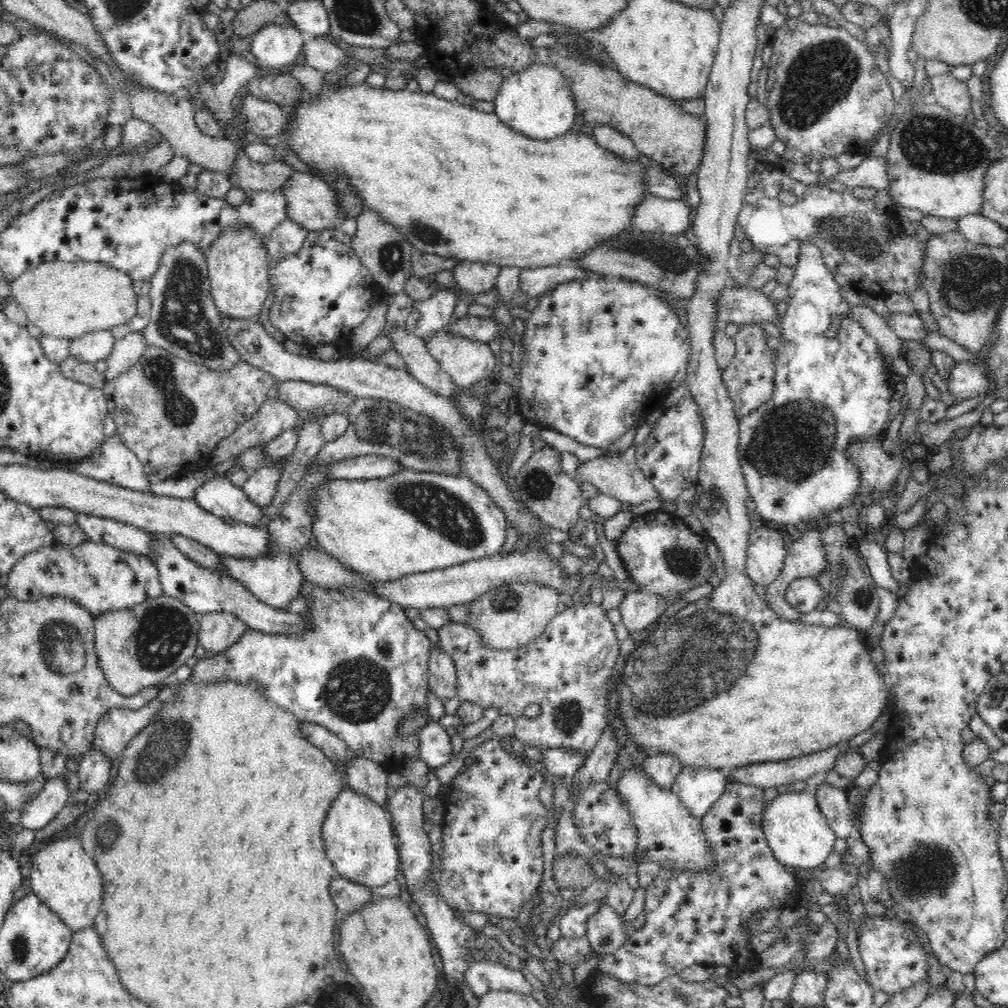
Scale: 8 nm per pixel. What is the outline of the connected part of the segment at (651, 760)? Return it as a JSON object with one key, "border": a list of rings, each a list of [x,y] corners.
{"border":[[[659,752],[655,755],[649,754],[641,766],[646,771],[646,775],[658,787],[668,789],[674,784],[675,778],[682,770],[680,759],[676,755],[666,752]]]}

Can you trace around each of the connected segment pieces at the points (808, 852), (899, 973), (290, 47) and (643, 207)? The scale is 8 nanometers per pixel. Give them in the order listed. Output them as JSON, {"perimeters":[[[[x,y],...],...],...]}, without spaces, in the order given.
{"perimeters":[[[[789,790],[766,804],[762,814],[762,828],[770,850],[790,870],[795,867],[813,869],[827,862],[837,837],[822,814],[814,794],[807,790]]],[[[868,916],[860,934],[858,950],[865,966],[867,981],[874,990],[891,995],[928,979],[926,952],[916,942],[916,935],[894,918]]],[[[266,24],[252,35],[251,52],[264,71],[283,72],[296,65],[305,34],[290,24]]],[[[651,194],[634,207],[637,216],[633,229],[674,236],[684,235],[691,229],[694,210],[686,200],[668,200]]]]}

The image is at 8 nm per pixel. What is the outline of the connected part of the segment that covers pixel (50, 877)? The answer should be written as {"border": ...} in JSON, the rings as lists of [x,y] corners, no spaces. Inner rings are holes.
{"border":[[[75,837],[58,840],[34,854],[30,884],[40,901],[48,905],[73,931],[92,927],[94,924],[102,906],[104,881],[96,861],[86,853],[81,840]]]}

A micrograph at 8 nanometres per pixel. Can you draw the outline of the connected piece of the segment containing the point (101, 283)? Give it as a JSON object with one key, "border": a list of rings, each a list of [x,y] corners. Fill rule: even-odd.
{"border":[[[52,261],[28,269],[10,282],[10,299],[24,310],[27,320],[46,336],[75,339],[85,334],[111,330],[136,316],[138,297],[132,277],[106,263]]]}

